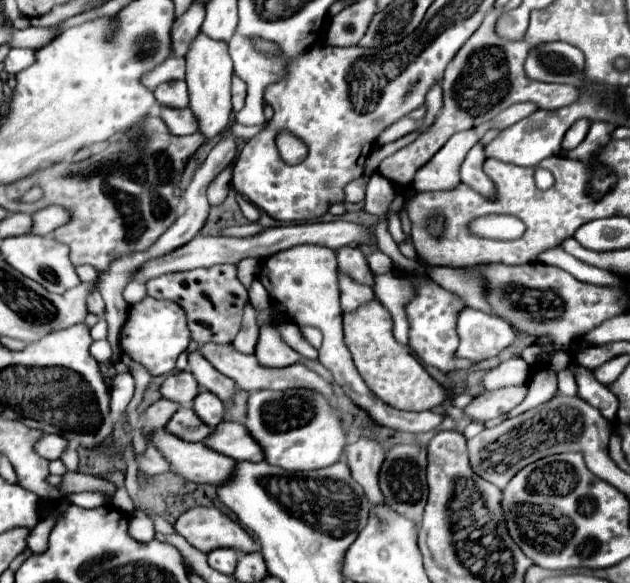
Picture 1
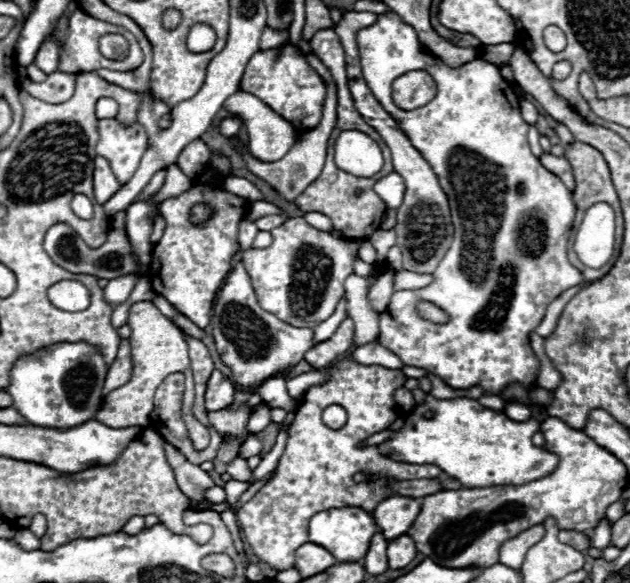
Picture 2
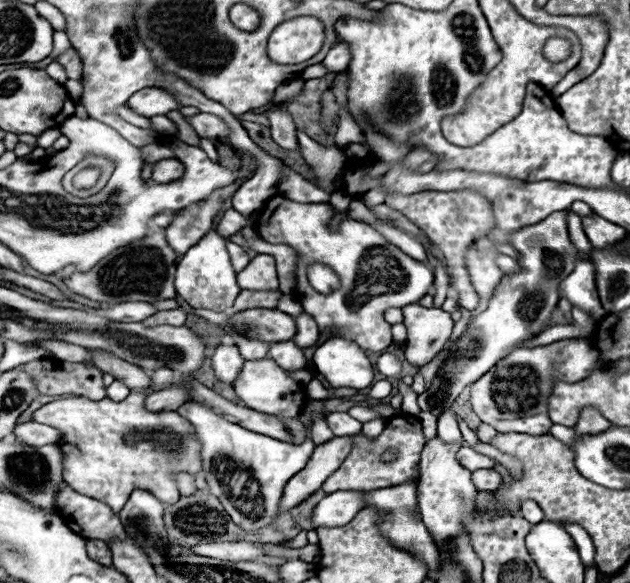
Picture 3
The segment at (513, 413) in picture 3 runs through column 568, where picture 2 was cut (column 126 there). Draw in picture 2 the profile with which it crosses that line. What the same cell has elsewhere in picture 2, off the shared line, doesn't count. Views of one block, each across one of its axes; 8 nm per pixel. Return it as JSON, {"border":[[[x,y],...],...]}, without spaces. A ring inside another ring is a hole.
{"border":[[[122,340],[120,348],[118,348],[118,356],[114,360],[114,364],[110,366],[108,374],[106,374],[106,382],[104,382],[104,394],[112,392],[114,388],[126,384],[132,376],[132,354],[130,354],[130,342]]]}

